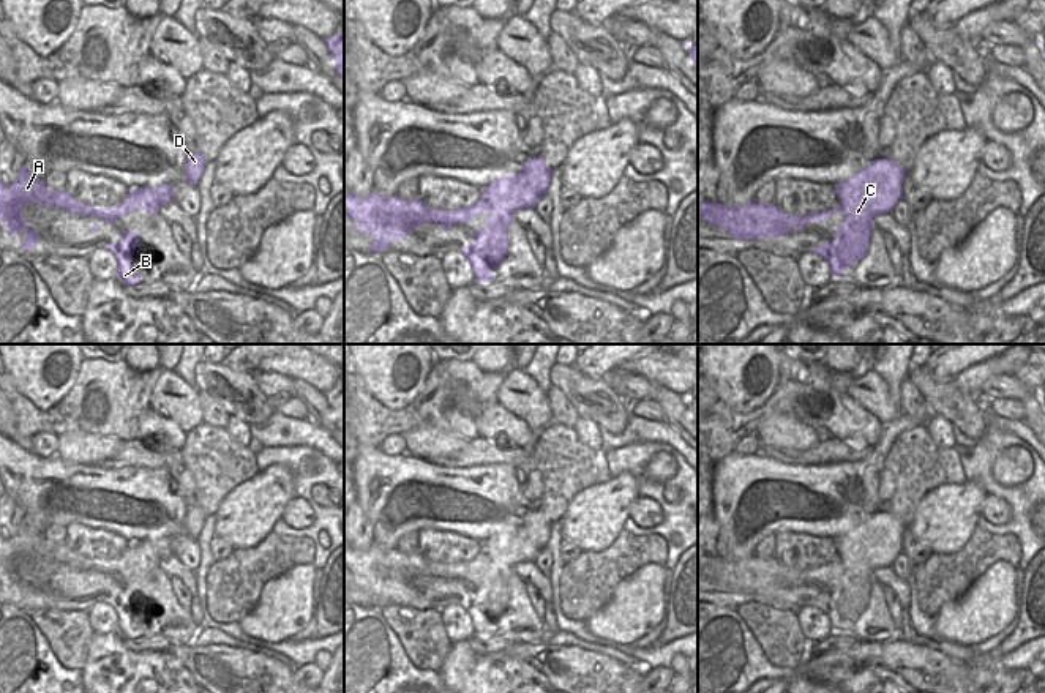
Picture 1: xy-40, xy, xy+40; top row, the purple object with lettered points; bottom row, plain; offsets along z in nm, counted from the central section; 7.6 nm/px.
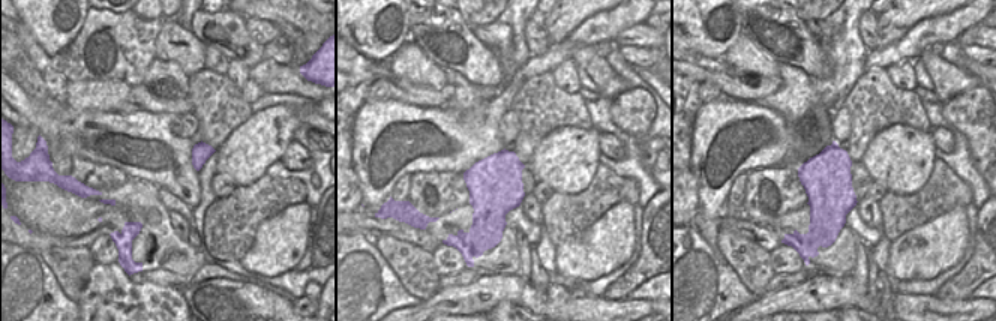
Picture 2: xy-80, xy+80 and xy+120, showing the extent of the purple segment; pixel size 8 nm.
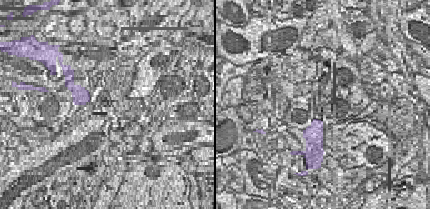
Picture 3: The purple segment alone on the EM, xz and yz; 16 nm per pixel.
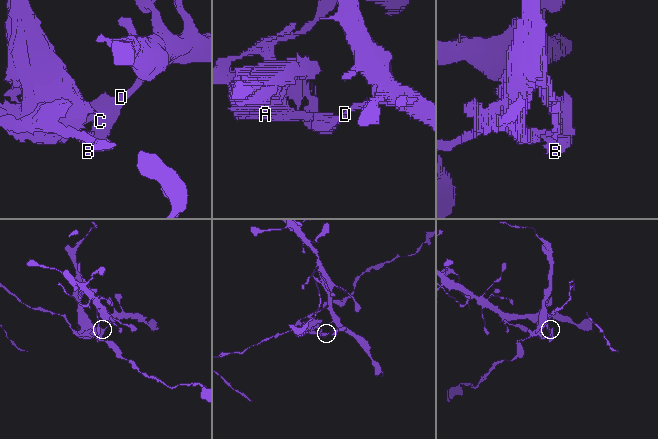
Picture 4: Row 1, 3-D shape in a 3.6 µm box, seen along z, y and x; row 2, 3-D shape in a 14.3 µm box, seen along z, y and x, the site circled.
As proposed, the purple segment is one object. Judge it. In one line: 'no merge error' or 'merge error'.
merge error

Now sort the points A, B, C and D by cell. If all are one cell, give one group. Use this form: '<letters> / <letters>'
A B / C D

